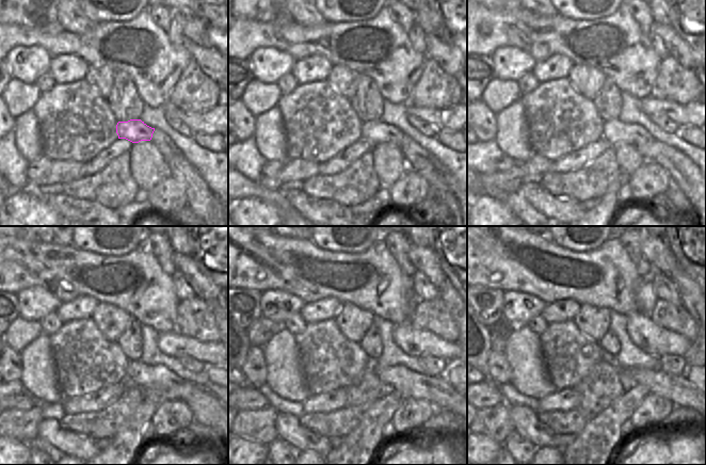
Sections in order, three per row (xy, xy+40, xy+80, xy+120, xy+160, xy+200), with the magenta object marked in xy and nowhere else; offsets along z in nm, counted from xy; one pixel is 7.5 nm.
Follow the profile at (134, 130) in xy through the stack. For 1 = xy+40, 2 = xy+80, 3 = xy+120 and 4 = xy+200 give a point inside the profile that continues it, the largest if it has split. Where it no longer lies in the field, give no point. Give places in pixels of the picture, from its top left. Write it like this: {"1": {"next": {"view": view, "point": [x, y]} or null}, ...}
{"1": {"next": {"view": "xy+40", "point": [376, 131]}}, "2": {"next": {"view": "xy+80", "point": [614, 131]}}, "3": {"next": {"view": "xy+120", "point": [158, 378]}}, "4": {"next": {"view": "xy+200", "point": [677, 389]}}}

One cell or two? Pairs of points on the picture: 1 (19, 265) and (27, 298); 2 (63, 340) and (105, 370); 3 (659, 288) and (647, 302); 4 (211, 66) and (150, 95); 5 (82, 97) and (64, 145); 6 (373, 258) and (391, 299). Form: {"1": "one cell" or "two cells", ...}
{"1": "two cells", "2": "one cell", "3": "two cells", "4": "two cells", "5": "one cell", "6": "one cell"}

